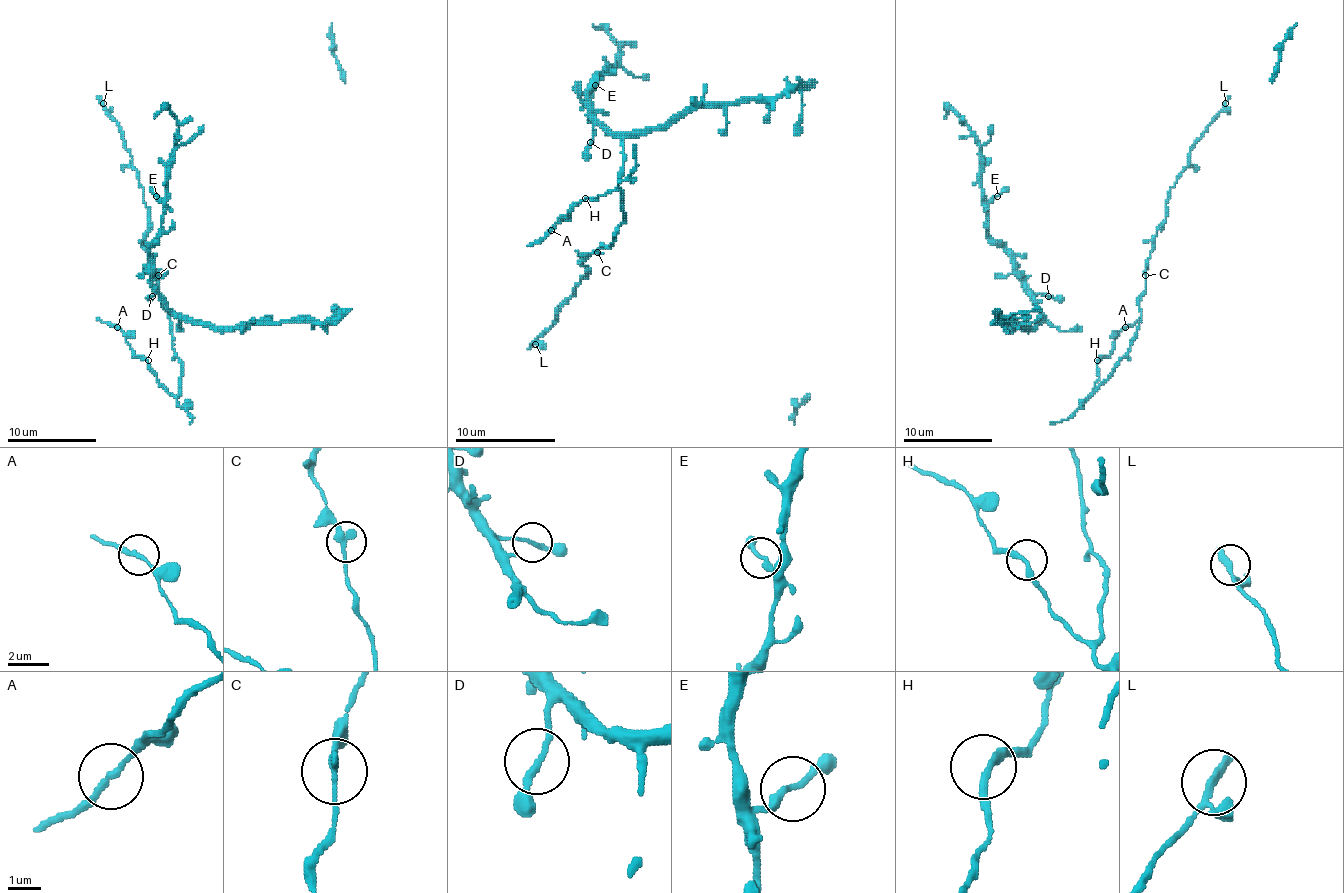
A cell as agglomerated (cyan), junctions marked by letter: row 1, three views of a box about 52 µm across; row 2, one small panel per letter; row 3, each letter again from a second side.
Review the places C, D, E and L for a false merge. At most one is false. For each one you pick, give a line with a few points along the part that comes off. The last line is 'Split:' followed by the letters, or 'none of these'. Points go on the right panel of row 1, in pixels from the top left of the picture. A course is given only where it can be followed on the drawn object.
Split: none of these

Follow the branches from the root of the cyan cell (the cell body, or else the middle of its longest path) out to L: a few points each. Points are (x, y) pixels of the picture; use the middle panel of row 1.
L: (605, 246), (580, 263), (585, 268), (585, 276), (575, 286), (575, 293), (560, 306), (558, 318), (535, 344)

